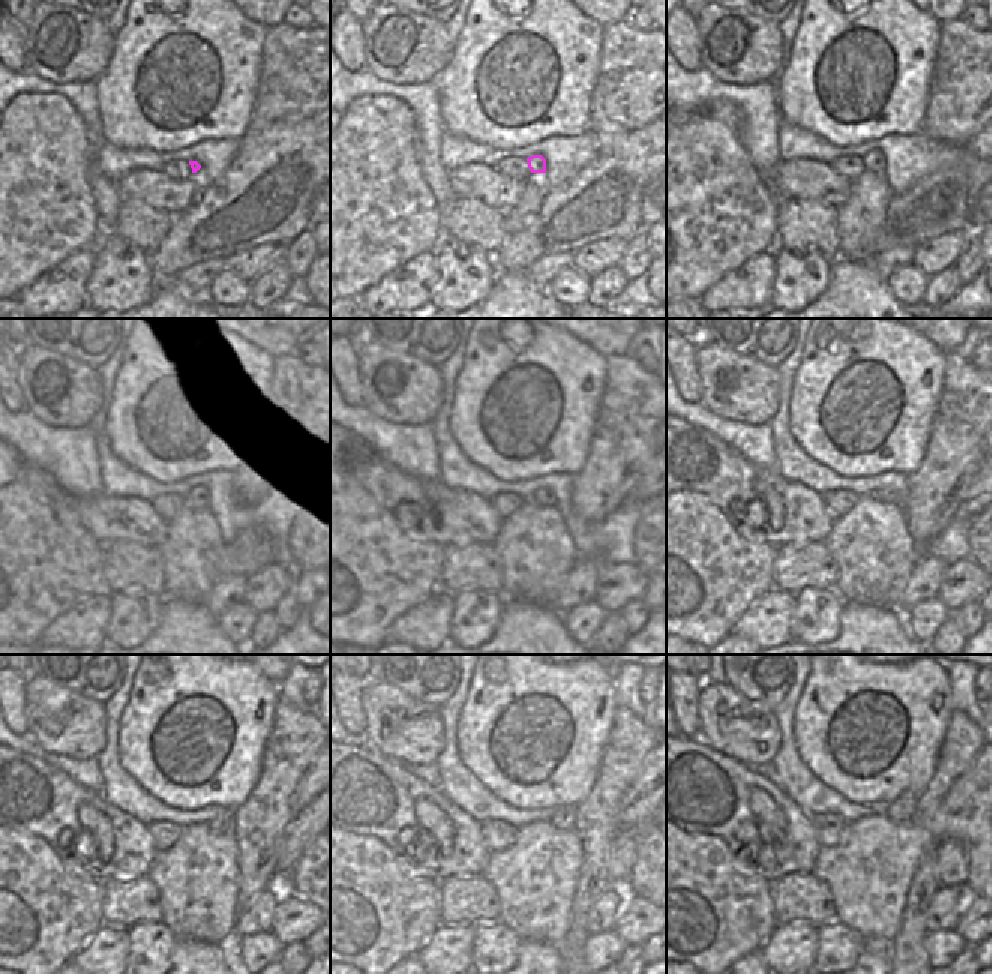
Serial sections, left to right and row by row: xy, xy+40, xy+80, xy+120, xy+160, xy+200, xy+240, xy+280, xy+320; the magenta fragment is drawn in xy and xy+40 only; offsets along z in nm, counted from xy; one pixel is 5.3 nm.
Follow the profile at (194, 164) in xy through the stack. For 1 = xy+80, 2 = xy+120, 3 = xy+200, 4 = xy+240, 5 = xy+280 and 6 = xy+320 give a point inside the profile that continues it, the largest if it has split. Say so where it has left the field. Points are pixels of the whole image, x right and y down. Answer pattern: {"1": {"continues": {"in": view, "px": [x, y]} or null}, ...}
{"1": {"continues": {"in": "xy+80", "px": [874, 161]}}, "2": {"continues": {"in": "xy+120", "px": [198, 497]}}, "3": {"continues": {"in": "xy+200", "px": [884, 496]}}, "4": {"continues": {"in": "xy+240", "px": [224, 823]}}, "5": {"continues": {"in": "xy+280", "px": [563, 817]}}, "6": {"continues": {"in": "xy+320", "px": [901, 809]}}}

